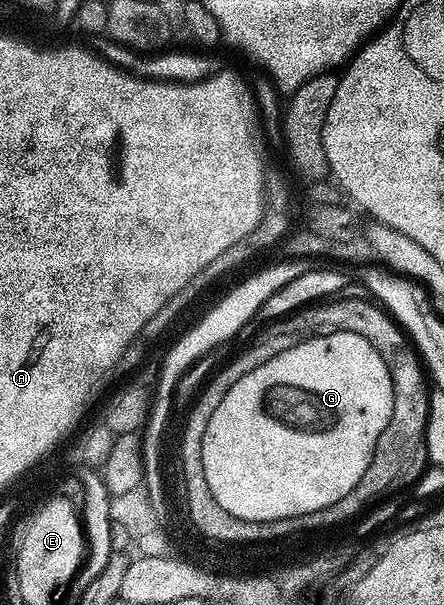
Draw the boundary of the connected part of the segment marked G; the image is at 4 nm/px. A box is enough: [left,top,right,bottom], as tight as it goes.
[200,331,392,521]

